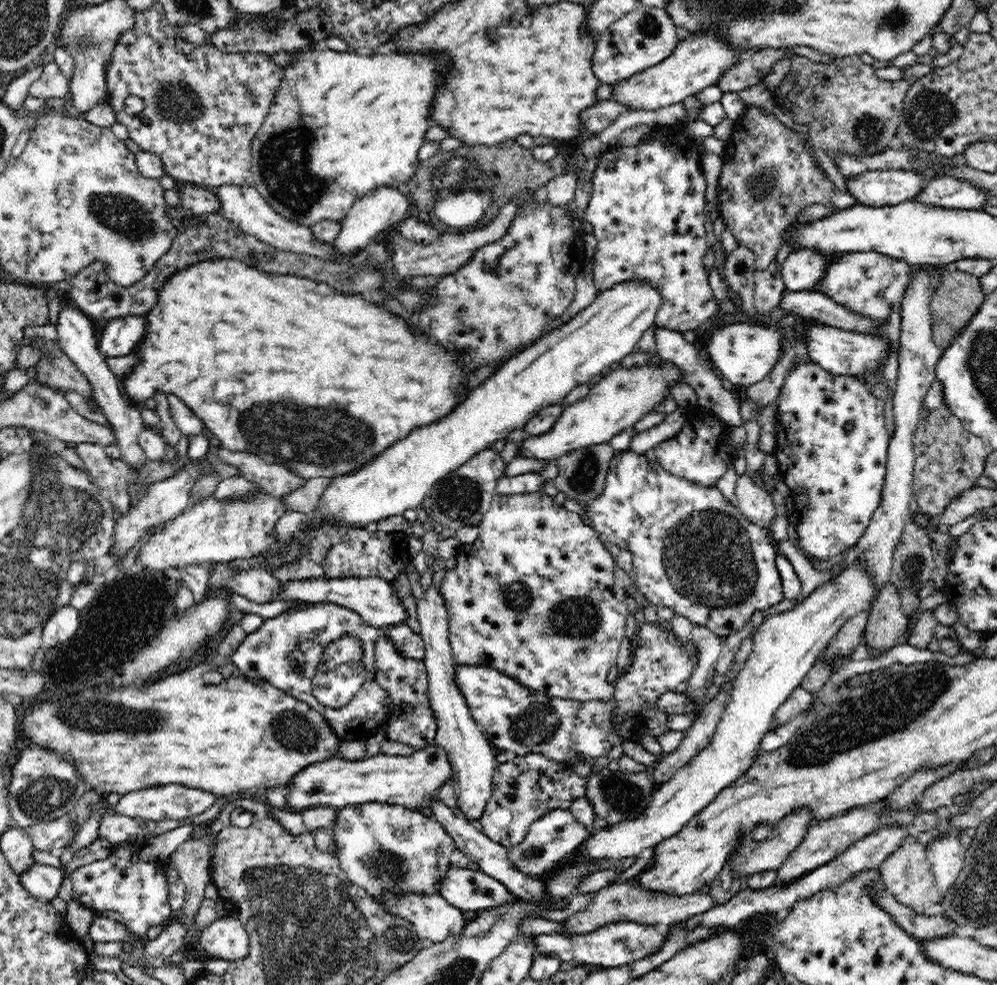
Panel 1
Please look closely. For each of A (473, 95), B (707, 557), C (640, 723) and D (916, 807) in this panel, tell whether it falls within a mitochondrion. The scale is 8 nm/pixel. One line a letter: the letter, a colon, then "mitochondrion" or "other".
A: other
B: mitochondrion
C: other
D: other

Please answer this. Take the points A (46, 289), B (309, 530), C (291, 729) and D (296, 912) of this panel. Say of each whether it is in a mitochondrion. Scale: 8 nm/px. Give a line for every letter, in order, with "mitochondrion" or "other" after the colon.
A: other
B: other
C: mitochondrion
D: mitochondrion

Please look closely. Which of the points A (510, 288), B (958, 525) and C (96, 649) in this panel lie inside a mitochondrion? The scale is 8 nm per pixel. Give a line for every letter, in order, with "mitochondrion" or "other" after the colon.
A: mitochondrion
B: other
C: other

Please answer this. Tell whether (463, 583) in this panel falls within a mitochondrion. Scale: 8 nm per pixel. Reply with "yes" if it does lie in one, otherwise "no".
no

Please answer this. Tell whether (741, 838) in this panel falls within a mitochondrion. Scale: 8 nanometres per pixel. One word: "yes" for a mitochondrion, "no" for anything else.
no

